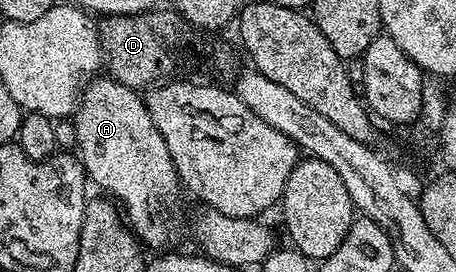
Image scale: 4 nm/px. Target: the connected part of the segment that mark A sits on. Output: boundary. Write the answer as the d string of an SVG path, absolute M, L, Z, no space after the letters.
M109 75L95 76L83 88L80 104L74 110L72 120L76 127L76 153L86 169L87 178L93 184L95 181L103 189L99 189L103 194L117 202L127 225L143 246L151 245L158 249L154 251L165 250L169 246L166 244L178 233L178 221L174 216L178 213L180 182L168 151L168 143L164 143L164 135L156 131L156 123L152 123L152 115L148 115L143 94L139 90L129 89Z

